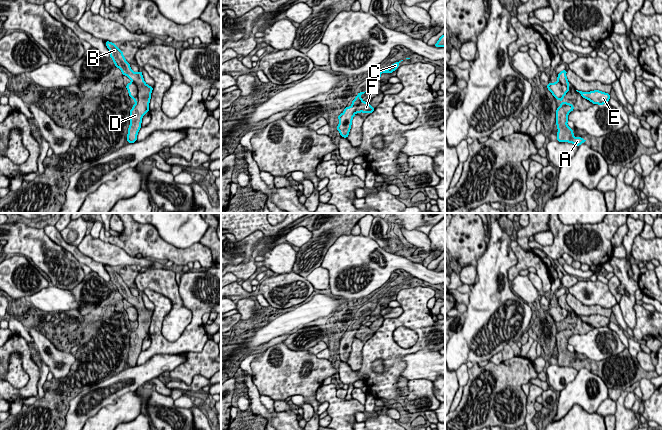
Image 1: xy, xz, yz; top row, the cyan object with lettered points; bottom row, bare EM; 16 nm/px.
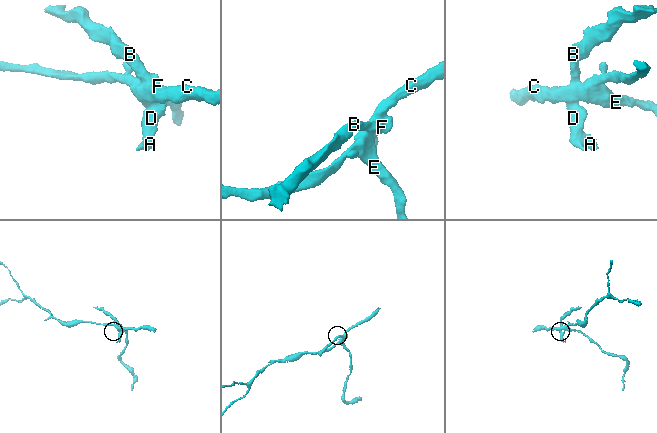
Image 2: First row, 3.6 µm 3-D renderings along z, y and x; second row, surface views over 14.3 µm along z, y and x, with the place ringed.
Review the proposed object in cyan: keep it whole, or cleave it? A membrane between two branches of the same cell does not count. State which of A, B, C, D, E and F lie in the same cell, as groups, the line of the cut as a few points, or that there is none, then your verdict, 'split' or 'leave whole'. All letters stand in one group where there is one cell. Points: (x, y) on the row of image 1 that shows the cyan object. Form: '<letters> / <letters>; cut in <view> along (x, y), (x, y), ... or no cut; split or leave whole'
A B C D E F; no cut; leave whole

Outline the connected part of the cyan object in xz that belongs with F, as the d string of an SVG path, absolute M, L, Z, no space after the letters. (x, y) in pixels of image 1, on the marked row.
M358 92L358 95L352 101L352 105L350 107L346 107L344 112L338 115L339 125L336 129L340 132L341 137L347 138L351 129L352 119L356 113L372 113L374 111L374 107L372 107L368 102L364 102L361 98L361 94L365 92Z

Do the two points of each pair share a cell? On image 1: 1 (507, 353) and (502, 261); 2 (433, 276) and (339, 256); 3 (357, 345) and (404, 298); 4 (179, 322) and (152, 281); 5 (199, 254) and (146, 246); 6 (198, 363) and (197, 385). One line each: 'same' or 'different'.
1: different
2: same
3: different
4: same
5: same
6: different

